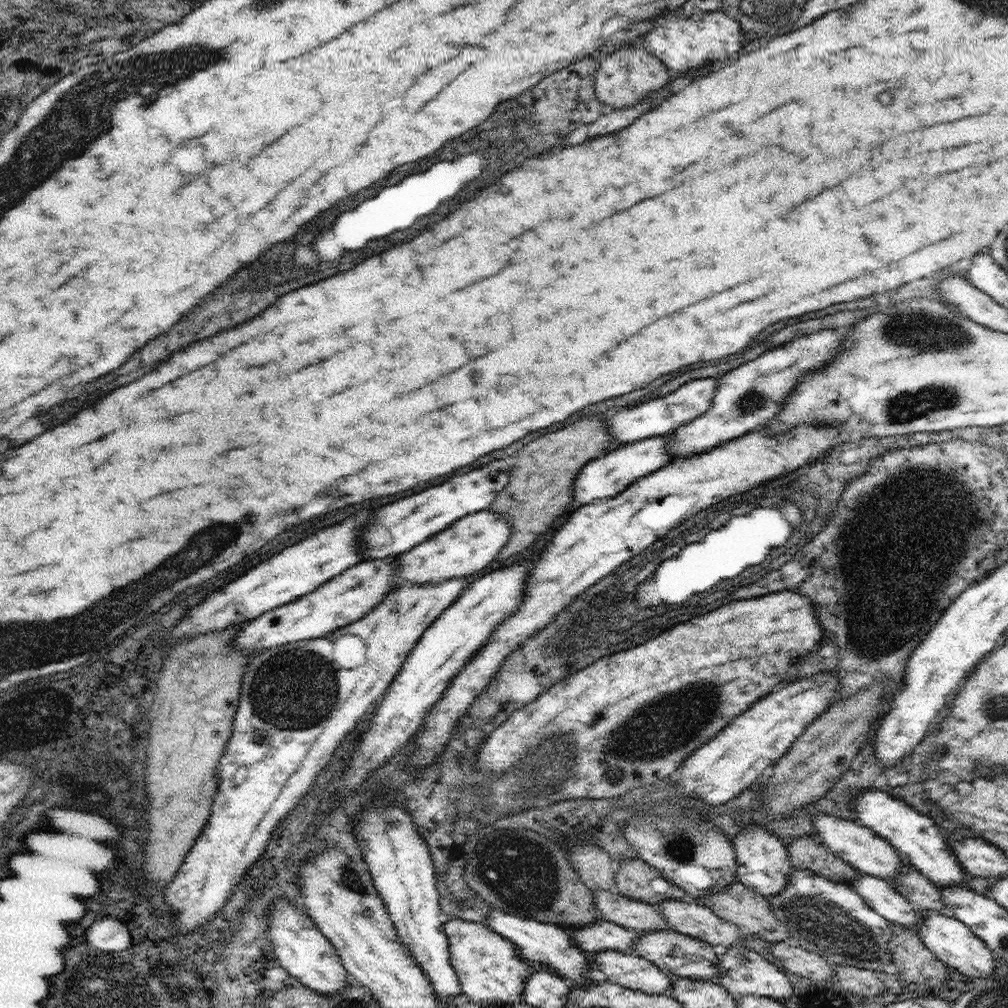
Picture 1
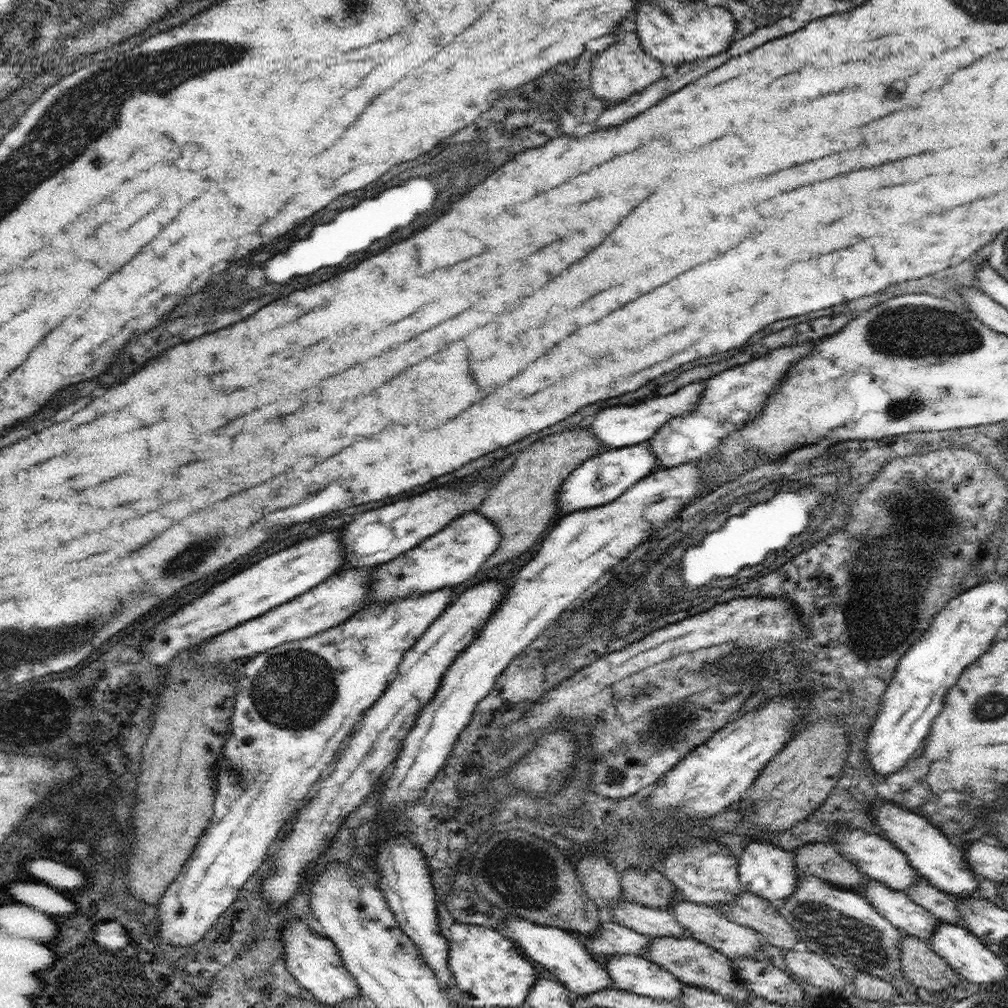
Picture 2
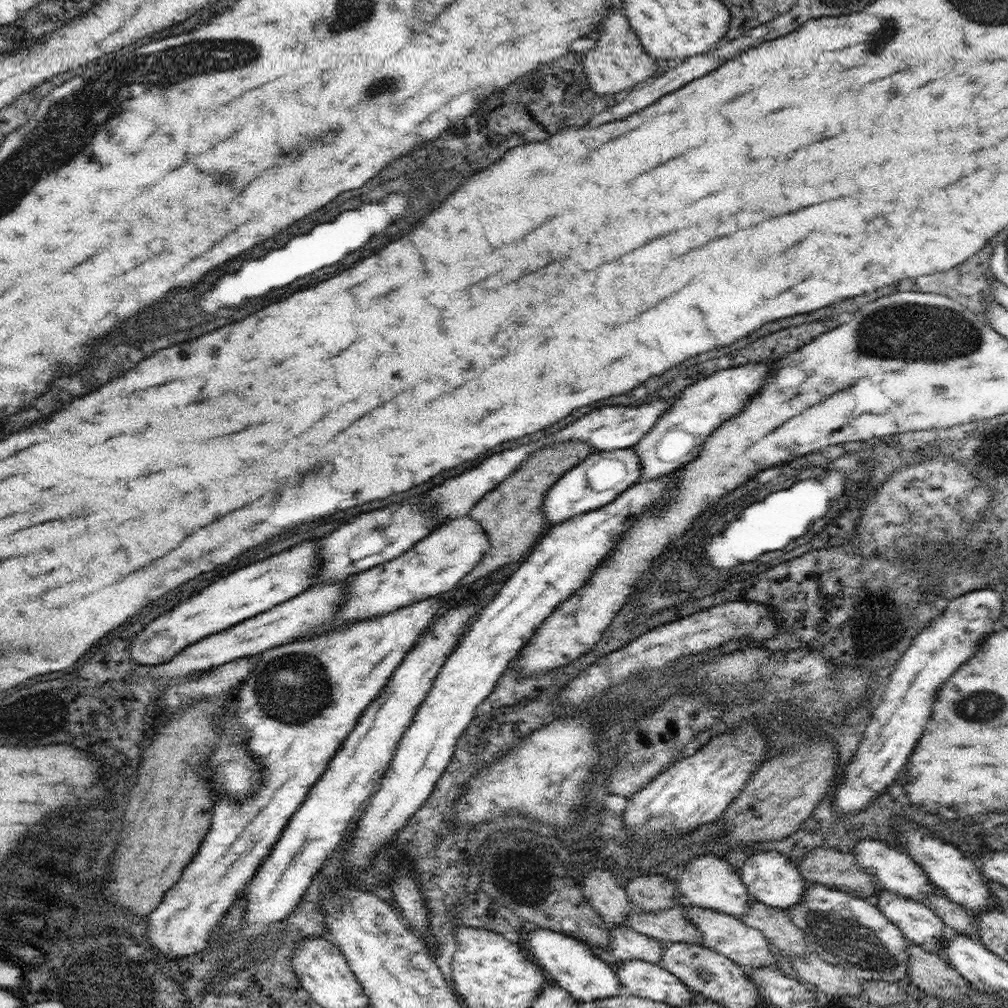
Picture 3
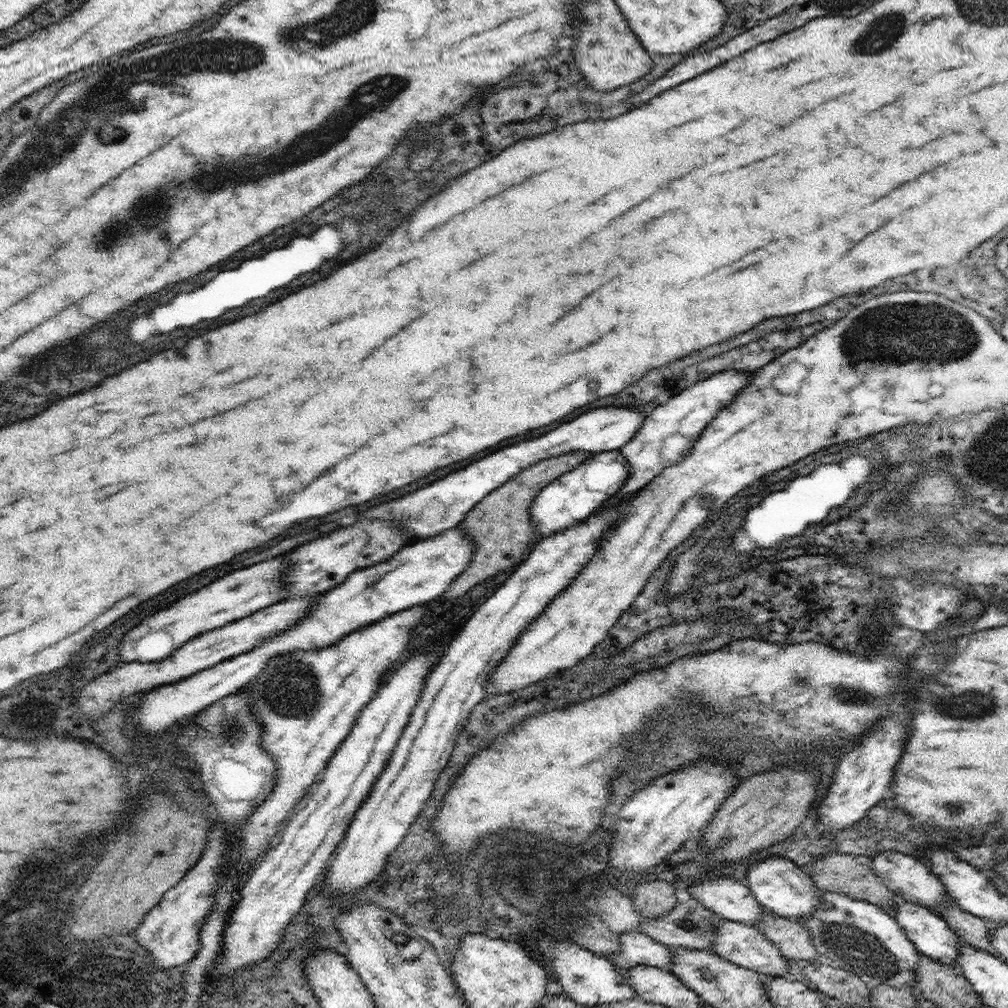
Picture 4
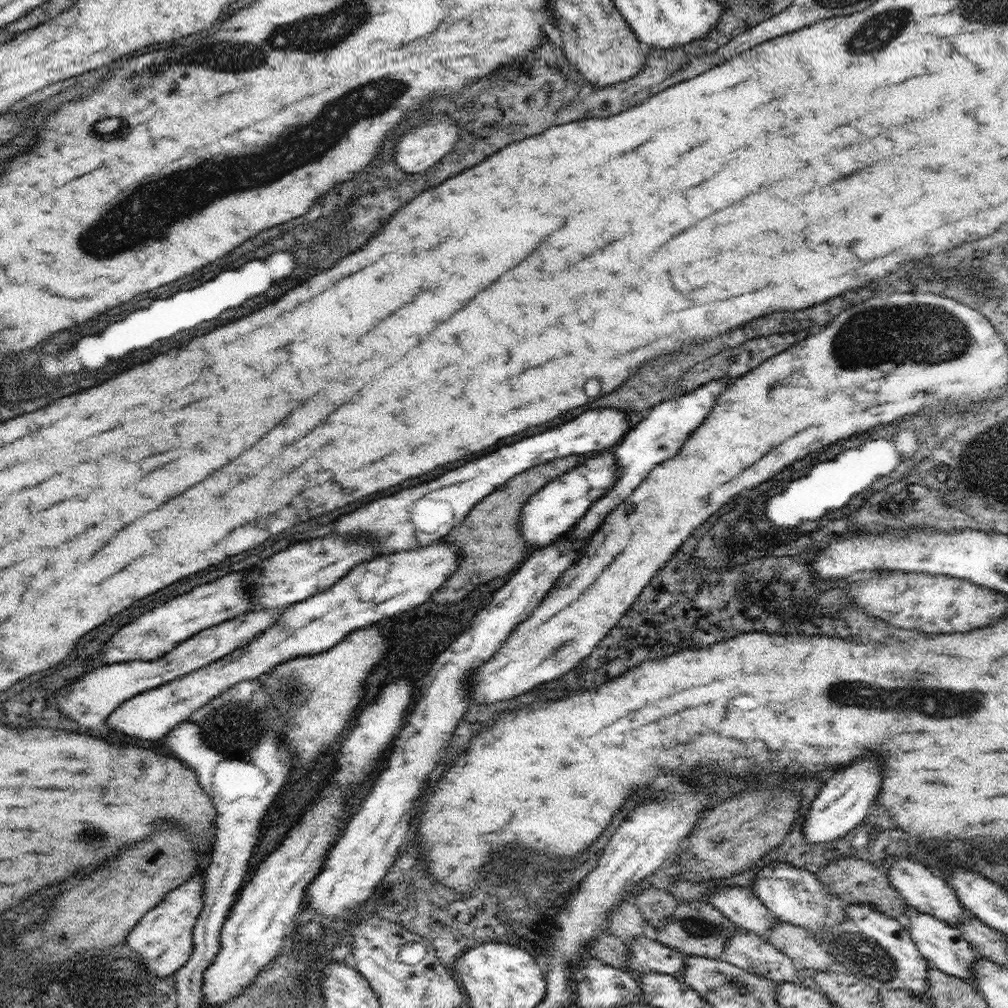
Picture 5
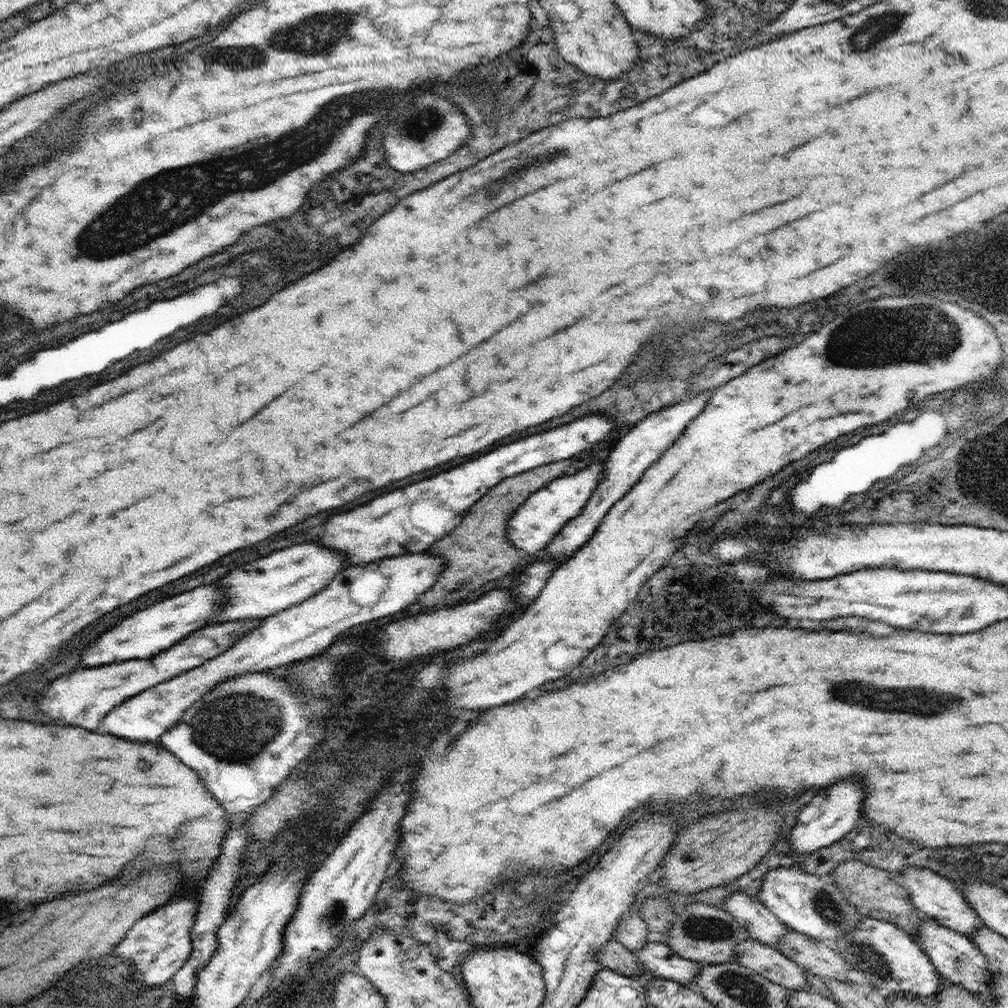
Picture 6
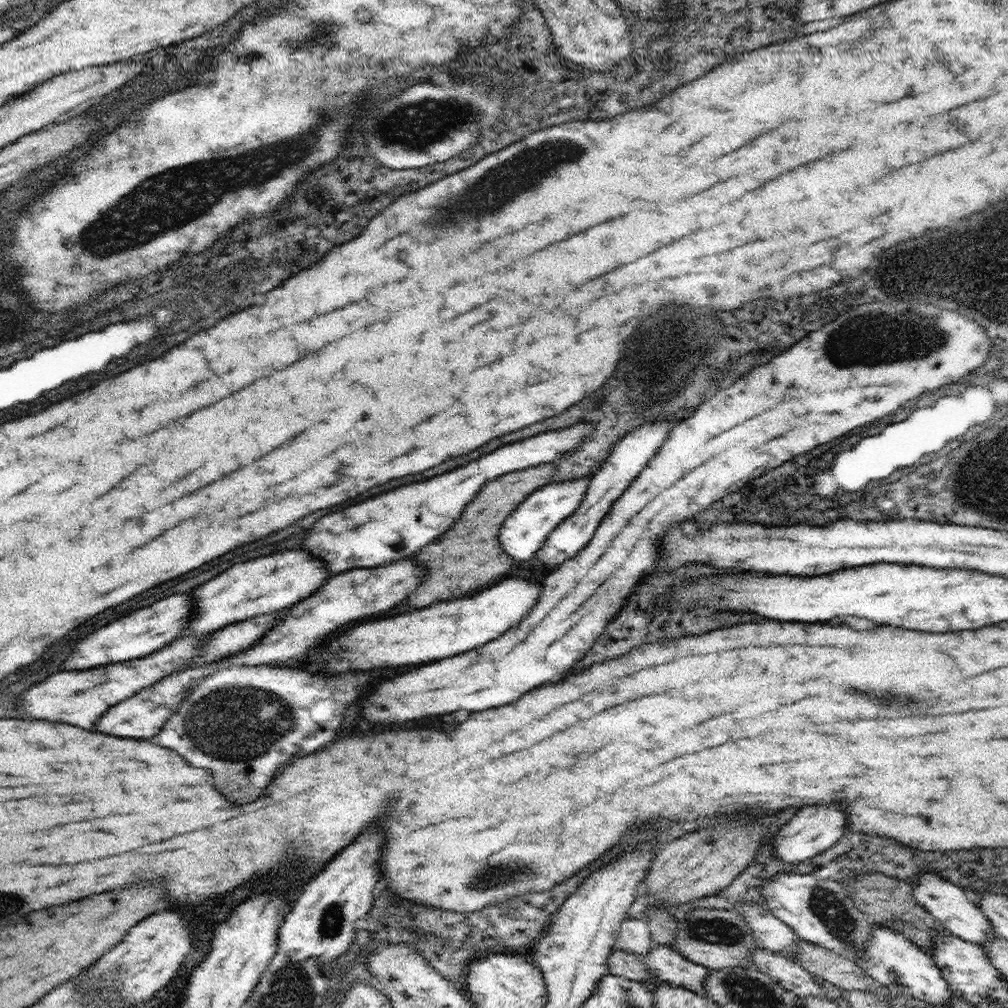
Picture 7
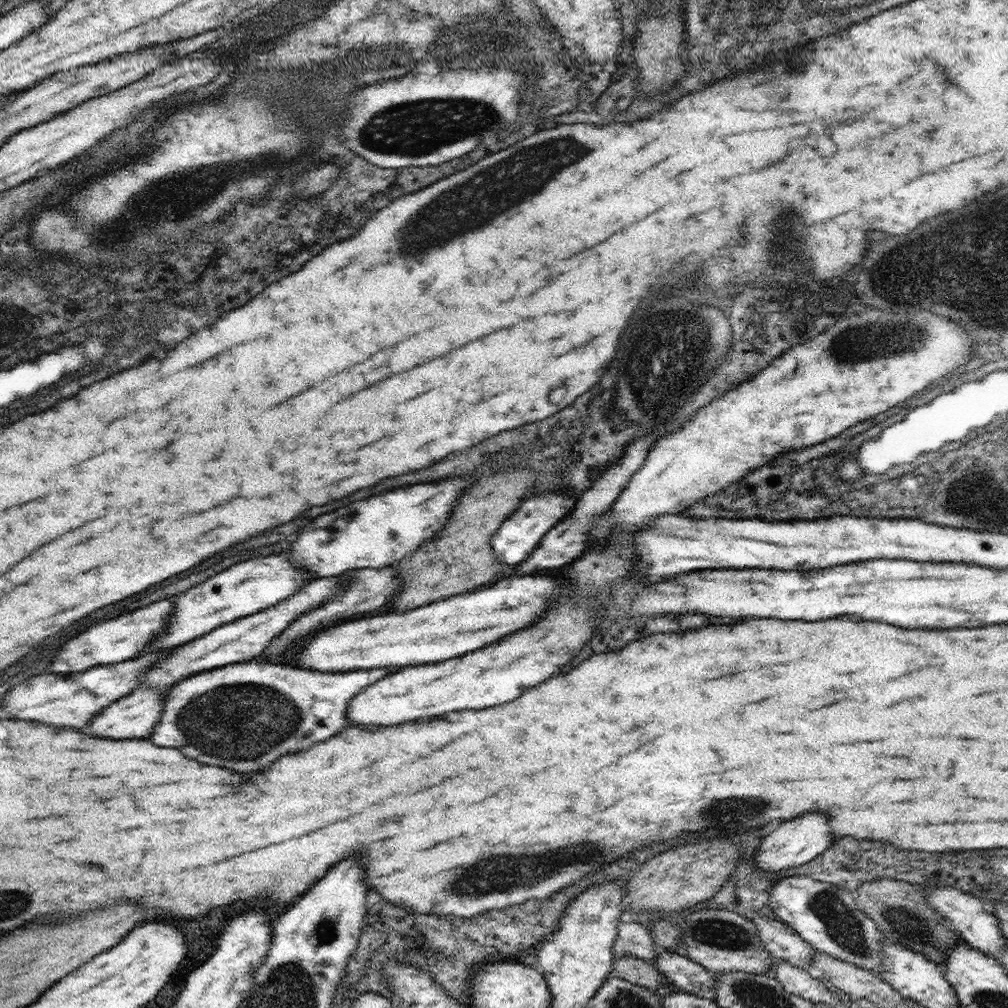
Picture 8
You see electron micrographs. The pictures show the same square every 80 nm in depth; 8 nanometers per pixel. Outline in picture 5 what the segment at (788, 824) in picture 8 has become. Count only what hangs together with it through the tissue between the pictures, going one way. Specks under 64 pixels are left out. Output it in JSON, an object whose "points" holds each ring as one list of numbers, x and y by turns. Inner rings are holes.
{"points":[[872,754,866,758,860,758,860,762,854,762,852,766,846,766,842,770,836,770,832,778,822,786,816,800,812,801,810,810,805,814,802,834,806,842,818,844,818,842,832,842,836,838,844,838,844,834,856,831,856,826,864,820,868,810,876,802,876,794,880,792,880,758]]}

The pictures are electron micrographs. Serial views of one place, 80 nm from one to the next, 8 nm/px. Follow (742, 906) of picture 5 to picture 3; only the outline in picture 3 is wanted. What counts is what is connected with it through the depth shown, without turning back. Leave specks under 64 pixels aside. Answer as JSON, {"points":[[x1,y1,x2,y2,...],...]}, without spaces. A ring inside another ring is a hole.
{"points":[[709,853,696,857,688,865,672,872,669,877,678,883,678,891,687,896,691,904,711,908,737,919,744,916,751,907,752,896,742,882,741,876,732,869,726,859,718,857,716,854]]}

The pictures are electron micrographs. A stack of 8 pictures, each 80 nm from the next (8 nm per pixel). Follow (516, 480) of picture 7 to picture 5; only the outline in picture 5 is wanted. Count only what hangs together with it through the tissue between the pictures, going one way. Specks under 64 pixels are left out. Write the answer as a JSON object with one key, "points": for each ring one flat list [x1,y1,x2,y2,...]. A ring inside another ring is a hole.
{"points":[[570,455,535,466,527,472,512,477,478,502,464,522,457,524,446,537,441,538,442,542,459,548,460,558,456,570,448,580,431,594,432,600,438,604,460,602,476,586,486,584,496,576,514,572,514,568,518,568,534,551,521,537,519,516,522,506,548,482,574,469,581,461,578,460,578,455]]}

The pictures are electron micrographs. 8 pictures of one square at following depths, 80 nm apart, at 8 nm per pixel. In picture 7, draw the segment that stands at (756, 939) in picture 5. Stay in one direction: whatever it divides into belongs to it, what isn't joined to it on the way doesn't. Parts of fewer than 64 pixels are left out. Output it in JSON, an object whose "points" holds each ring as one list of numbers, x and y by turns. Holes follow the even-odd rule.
{"points":[[755,948,754,953,750,955,750,961,753,968,768,975,799,998,825,997,823,988,816,984,814,976,792,958]]}

